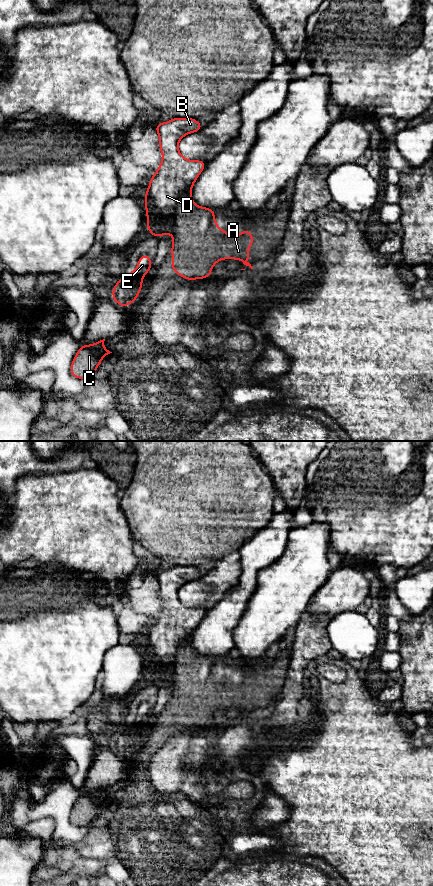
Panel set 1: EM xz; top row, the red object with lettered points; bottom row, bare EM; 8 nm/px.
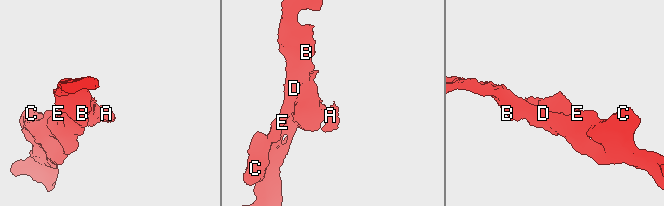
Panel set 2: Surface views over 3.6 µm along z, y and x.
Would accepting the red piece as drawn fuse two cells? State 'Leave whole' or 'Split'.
Split

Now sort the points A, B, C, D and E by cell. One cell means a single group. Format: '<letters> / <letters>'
A / B C D E

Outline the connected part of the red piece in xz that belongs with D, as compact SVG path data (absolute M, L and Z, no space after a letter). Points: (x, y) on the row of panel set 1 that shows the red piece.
M172 118L168 122L158 123L154 129L159 135L159 148L162 153L162 162L158 169L155 170L155 175L149 179L149 188L145 191L145 208L146 219L149 220L148 224L145 224L145 228L150 229L150 236L162 237L170 229L171 220L178 216L178 208L181 202L182 195L187 192L191 192L193 185L201 172L204 170L206 163L202 160L188 160L184 158L178 149L179 141L189 133L195 133L200 131L204 126L200 124L197 119L194 118Z

